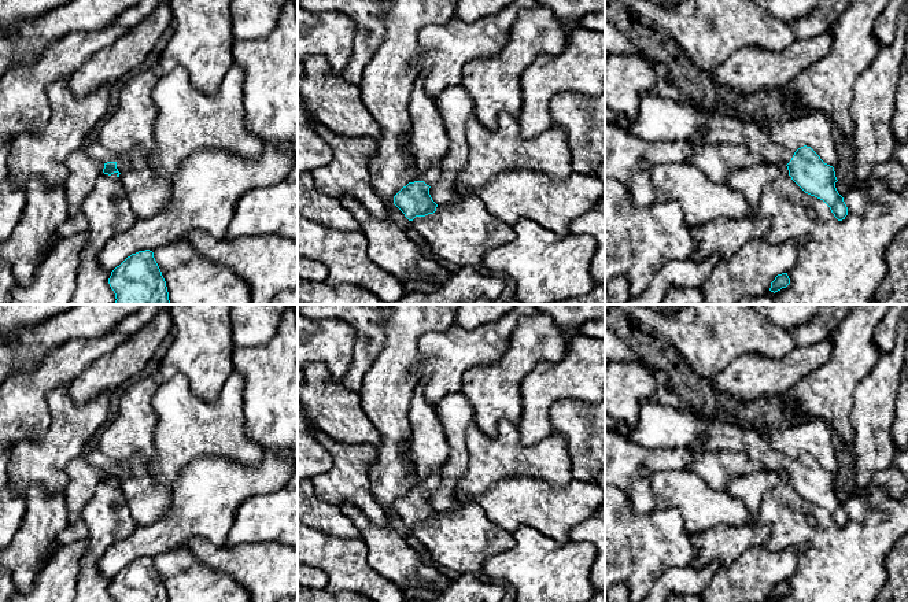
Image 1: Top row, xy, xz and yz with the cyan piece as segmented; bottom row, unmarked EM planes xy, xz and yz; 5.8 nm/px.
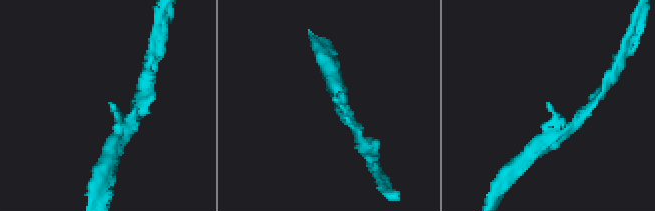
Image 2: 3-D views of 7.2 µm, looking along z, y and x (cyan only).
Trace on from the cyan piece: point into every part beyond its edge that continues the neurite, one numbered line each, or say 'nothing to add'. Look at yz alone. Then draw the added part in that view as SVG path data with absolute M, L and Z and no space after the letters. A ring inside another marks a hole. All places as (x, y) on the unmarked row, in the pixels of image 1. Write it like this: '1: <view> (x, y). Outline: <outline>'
1: yz (659, 427). Outline: M656 396L641 400L635 429L625 436L647 448L700 447L702 451L739 451L771 472L787 472L794 459L771 448L754 431L734 426L719 417L701 420L661 405Z

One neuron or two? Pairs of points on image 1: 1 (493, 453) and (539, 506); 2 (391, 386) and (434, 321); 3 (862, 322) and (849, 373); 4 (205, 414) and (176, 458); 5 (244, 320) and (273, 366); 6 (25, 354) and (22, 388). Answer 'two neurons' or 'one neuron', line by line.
1: two neurons
2: one neuron
3: one neuron
4: one neuron
5: two neurons
6: two neurons

